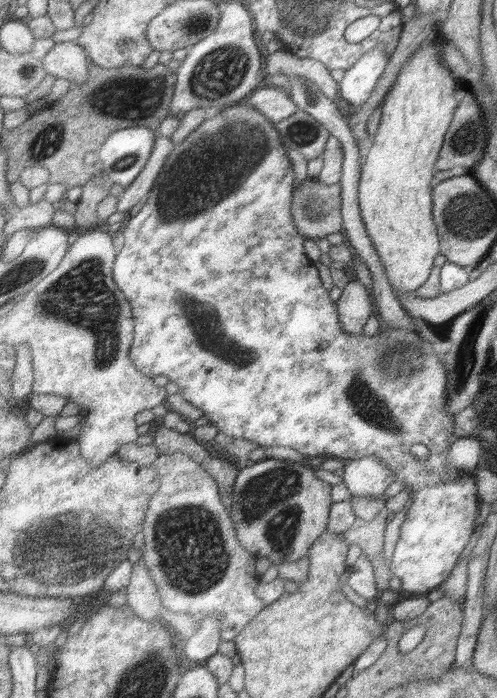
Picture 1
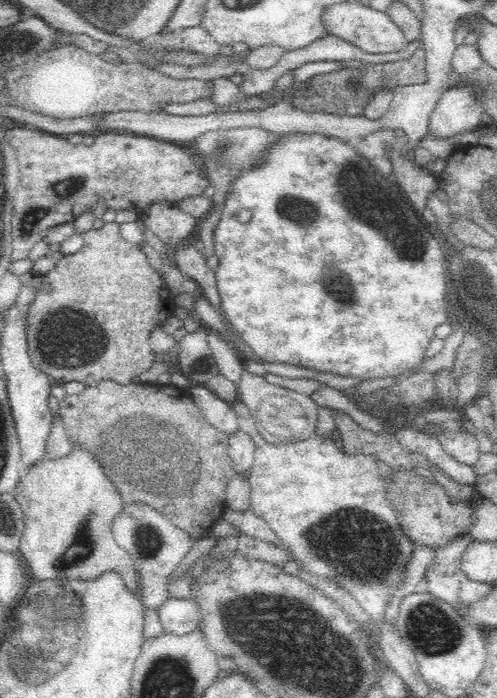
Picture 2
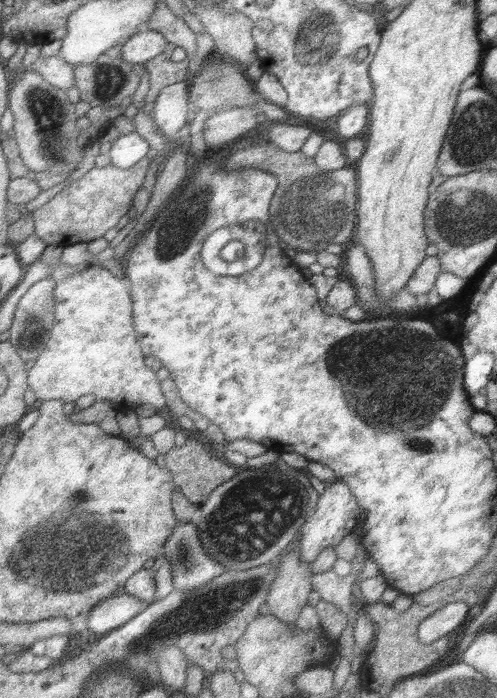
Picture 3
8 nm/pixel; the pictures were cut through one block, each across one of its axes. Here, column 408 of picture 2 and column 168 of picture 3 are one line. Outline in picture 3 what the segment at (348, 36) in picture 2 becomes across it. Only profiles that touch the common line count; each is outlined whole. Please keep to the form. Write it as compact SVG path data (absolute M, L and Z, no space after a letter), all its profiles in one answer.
M147 30L147 32L137 32L133 34L127 42L121 44L119 58L127 64L143 66L145 62L165 54L173 46L165 40L165 36L157 30Z

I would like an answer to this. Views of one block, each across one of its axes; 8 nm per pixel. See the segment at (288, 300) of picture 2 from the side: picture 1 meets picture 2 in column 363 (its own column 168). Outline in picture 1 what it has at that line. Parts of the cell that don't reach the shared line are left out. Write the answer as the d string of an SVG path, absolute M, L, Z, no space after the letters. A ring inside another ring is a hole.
M245 102L221 106L217 116L199 124L185 140L181 140L181 144L173 146L141 210L127 224L123 224L121 228L123 246L121 250L117 250L119 254L115 256L115 264L113 264L113 280L117 288L125 294L125 298L129 300L133 320L135 320L135 334L133 334L129 358L133 360L135 368L141 374L149 378L165 376L169 378L169 382L175 382L179 386L179 394L183 396L183 400L189 402L193 408L199 408L209 418L209 424L217 426L217 430L225 432L227 436L251 440L261 448L263 446L293 448L303 456L327 454L329 458L357 460L363 456L377 454L379 458L383 458L387 466L397 474L397 482L401 486L411 486L413 490L411 508L407 510L407 516L401 524L401 534L395 544L389 568L393 572L393 578L401 580L401 590L417 596L431 588L435 590L439 584L443 584L449 578L449 574L457 566L457 556L463 552L465 544L469 542L469 536L473 534L473 518L477 512L477 498L479 498L475 482L463 480L467 474L463 474L461 470L445 468L445 458L449 450L447 438L453 436L453 418L449 418L449 414L445 412L445 366L441 358L433 354L429 342L425 342L413 332L409 334L405 330L391 330L387 326L381 326L381 332L377 336L367 338L363 334L353 336L343 330L339 322L337 304L329 300L329 290L321 286L321 278L315 264L303 252L305 236L301 236L293 224L291 202L293 202L293 190L297 188L295 186L297 180L293 174L295 172L293 172L291 160L279 140L279 132L275 130L275 124L267 122L267 118L263 118L263 114L257 108L249 108ZM221 202L223 202L223 208L229 212L209 214L209 210ZM217 346L241 348L241 350L229 350L229 352L215 350ZM419 442L429 448L429 458L423 462L417 458L411 458L409 454L409 448Z

